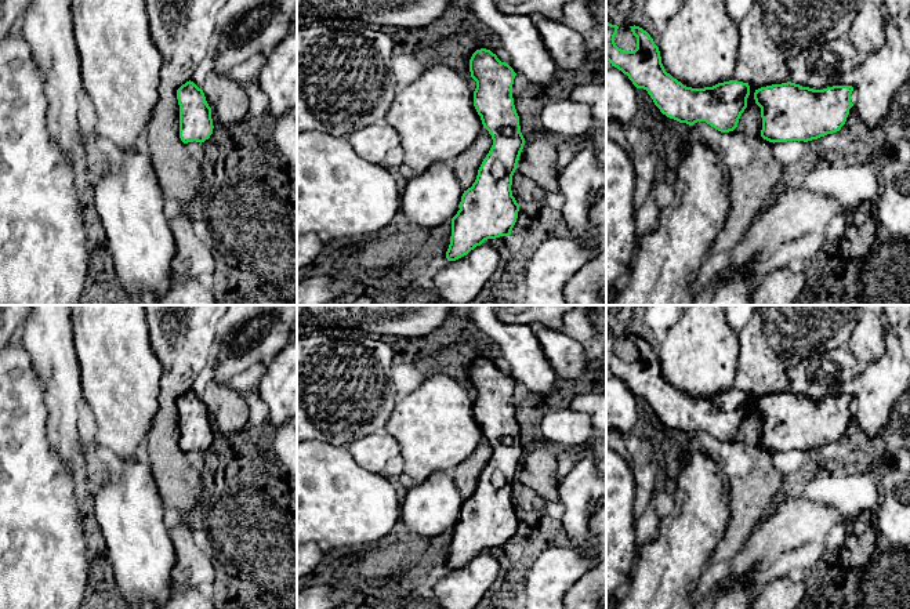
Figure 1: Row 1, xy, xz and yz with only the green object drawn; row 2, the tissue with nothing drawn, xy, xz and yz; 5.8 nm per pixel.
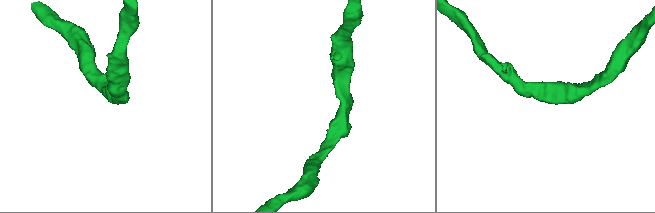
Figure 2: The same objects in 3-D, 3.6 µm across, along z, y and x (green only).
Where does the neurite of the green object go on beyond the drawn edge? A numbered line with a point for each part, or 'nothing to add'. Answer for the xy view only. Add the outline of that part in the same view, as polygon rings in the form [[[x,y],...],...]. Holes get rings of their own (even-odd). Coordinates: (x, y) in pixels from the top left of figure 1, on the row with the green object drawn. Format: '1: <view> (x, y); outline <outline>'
nothing to add

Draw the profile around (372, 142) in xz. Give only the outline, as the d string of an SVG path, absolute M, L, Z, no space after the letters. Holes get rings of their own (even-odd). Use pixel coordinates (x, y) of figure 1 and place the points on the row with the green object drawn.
M380 123L355 130L347 141L362 159L384 164L387 153L399 146L399 134L387 123Z

